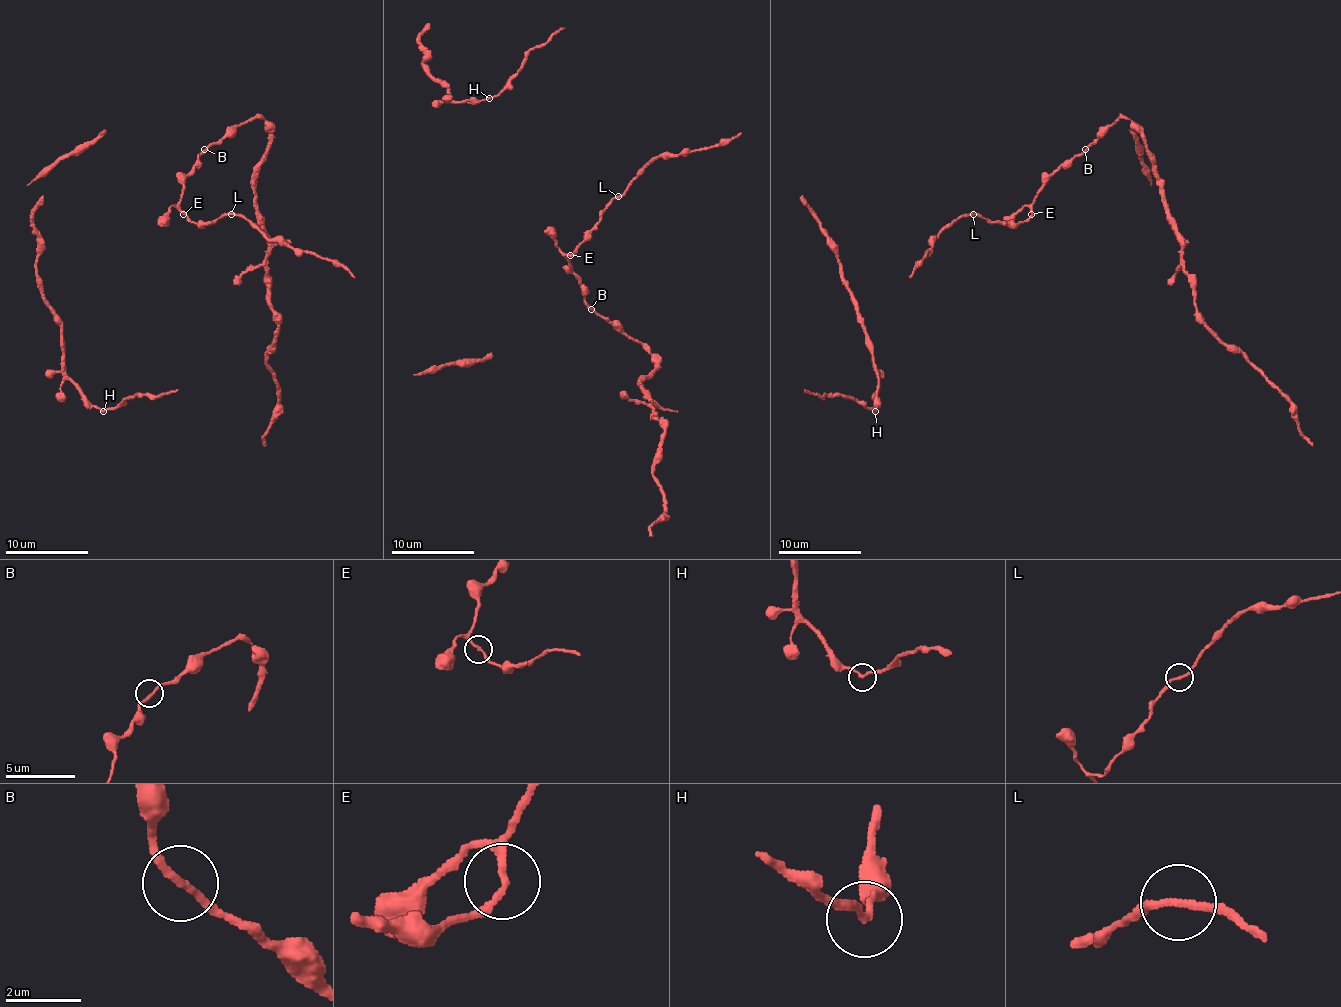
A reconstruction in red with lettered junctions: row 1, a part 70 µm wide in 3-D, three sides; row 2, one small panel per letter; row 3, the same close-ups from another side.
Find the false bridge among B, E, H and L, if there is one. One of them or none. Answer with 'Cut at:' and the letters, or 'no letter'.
Cut at: H

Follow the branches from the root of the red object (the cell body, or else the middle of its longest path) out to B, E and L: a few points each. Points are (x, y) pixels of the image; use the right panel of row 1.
B: (1068, 160), (1085, 149)
E: (1068, 160), (1046, 182), (1031, 205), (1031, 214)
L: (1068, 160), (1046, 182), (1031, 205), (1031, 214), (1023, 222), (987, 222), (973, 214)

